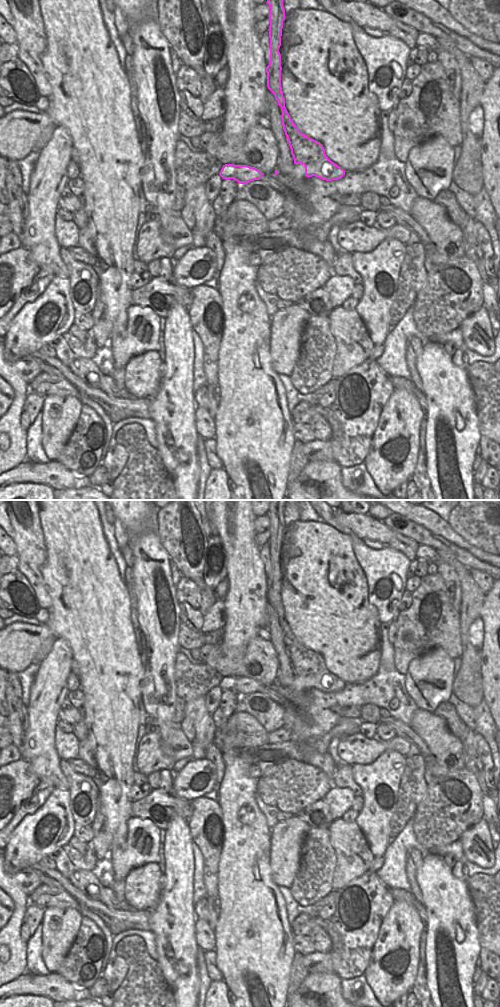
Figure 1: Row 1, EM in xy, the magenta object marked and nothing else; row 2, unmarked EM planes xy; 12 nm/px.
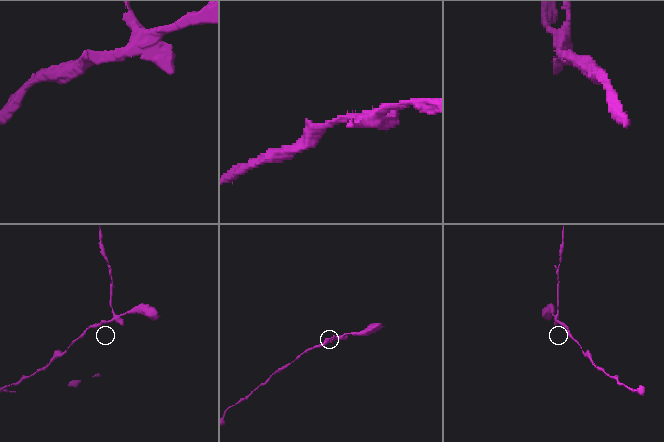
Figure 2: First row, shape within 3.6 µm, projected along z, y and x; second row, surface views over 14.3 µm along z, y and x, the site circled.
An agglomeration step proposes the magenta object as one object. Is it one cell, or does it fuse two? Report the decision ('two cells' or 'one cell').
two cells

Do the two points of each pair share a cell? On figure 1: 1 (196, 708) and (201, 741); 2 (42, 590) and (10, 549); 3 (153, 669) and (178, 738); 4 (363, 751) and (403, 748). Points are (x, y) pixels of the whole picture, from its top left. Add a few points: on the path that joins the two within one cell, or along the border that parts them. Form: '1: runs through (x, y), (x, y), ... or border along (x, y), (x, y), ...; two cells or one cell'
1: runs through (200, 716), (201, 733); one cell
2: border along (10, 536), (16, 548), (16, 554); two cells
3: border along (179, 724), (167, 740), (161, 740); two cells
4: runs through (373, 748), (382, 745), (393, 745); one cell

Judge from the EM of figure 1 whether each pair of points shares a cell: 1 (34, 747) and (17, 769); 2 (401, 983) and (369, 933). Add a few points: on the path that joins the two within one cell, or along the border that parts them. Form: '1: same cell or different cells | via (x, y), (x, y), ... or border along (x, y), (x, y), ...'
1: different cells | border along (21, 758), (29, 764), (30, 769), (39, 778)
2: different cells | border along (383, 919), (371, 950), (368, 964)

